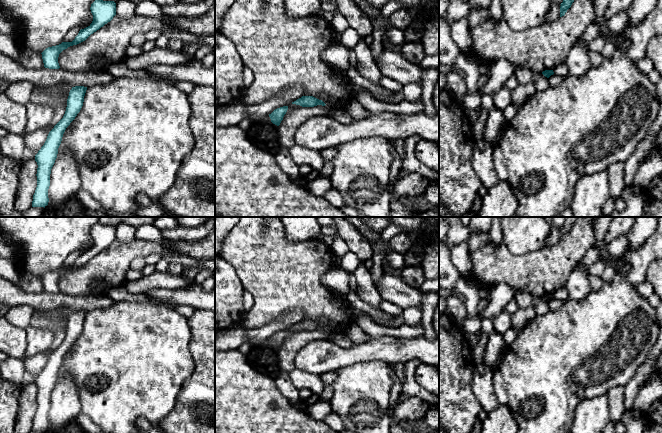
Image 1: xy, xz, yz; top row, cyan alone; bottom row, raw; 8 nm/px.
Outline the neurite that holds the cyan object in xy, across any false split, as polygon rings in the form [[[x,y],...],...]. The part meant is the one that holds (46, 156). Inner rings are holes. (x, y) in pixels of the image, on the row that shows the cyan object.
[[[75,86],[69,92],[67,107],[63,118],[49,132],[47,139],[35,155],[37,162],[37,187],[33,195],[32,207],[46,207],[49,202],[48,189],[50,186],[51,169],[58,154],[63,134],[70,123],[80,112],[87,87]]]

